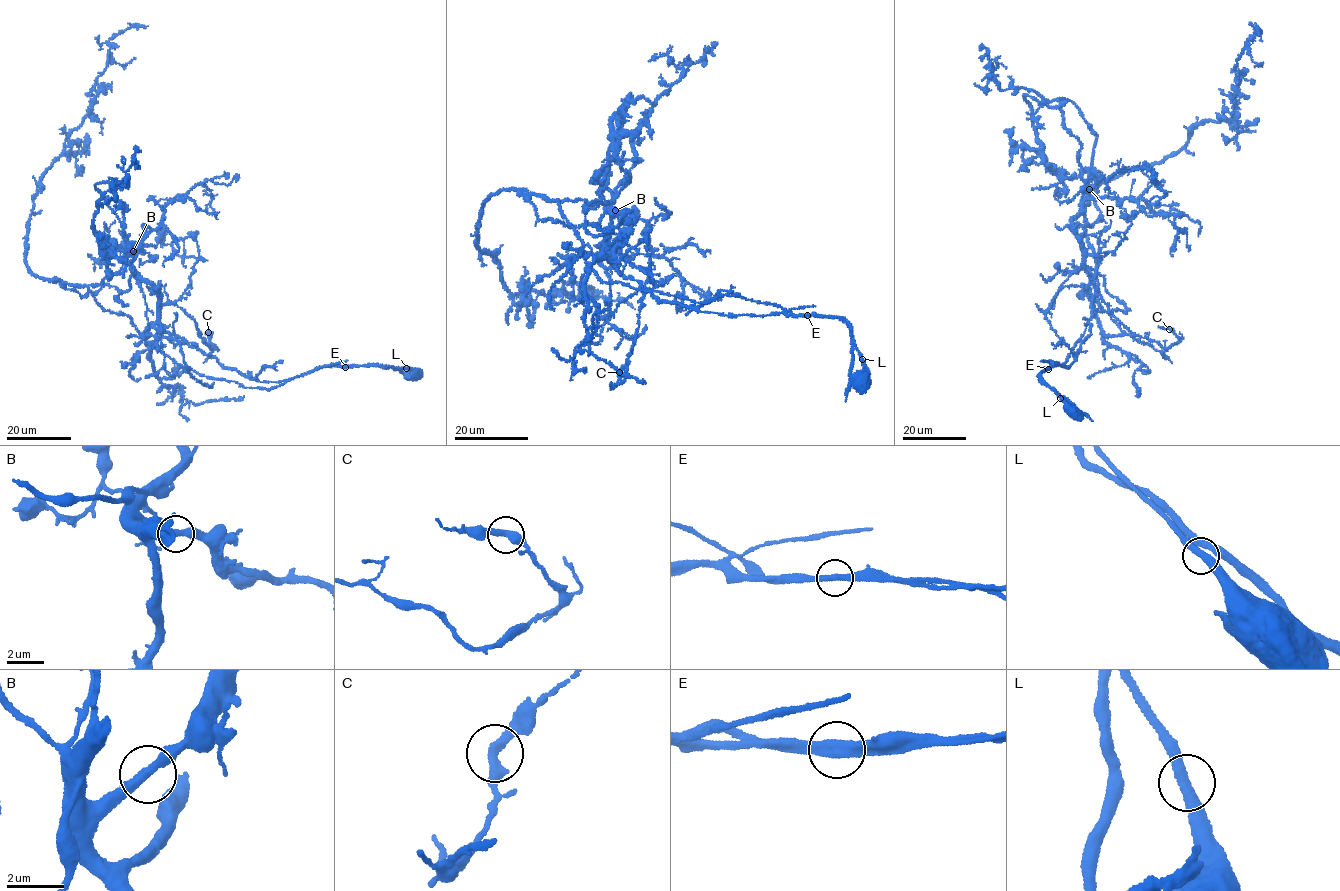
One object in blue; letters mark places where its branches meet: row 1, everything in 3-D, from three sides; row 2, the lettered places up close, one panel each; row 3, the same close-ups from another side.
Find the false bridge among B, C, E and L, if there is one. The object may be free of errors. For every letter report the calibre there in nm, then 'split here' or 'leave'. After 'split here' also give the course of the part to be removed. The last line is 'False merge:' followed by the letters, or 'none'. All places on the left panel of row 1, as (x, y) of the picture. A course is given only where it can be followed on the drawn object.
B: calibre 380 nm; leave
C: calibre 380 nm; leave
E: calibre 400 nm; split here; course (345, 367), (269, 389), (207, 378), (87, 286), (31, 273), (38, 183), (90, 112), (108, 41), (147, 25)
L: calibre 400 nm; leave
False merge: E

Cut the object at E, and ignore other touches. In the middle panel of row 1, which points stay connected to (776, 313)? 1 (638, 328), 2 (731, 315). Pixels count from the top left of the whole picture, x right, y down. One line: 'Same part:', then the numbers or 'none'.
Same part: 1, 2

